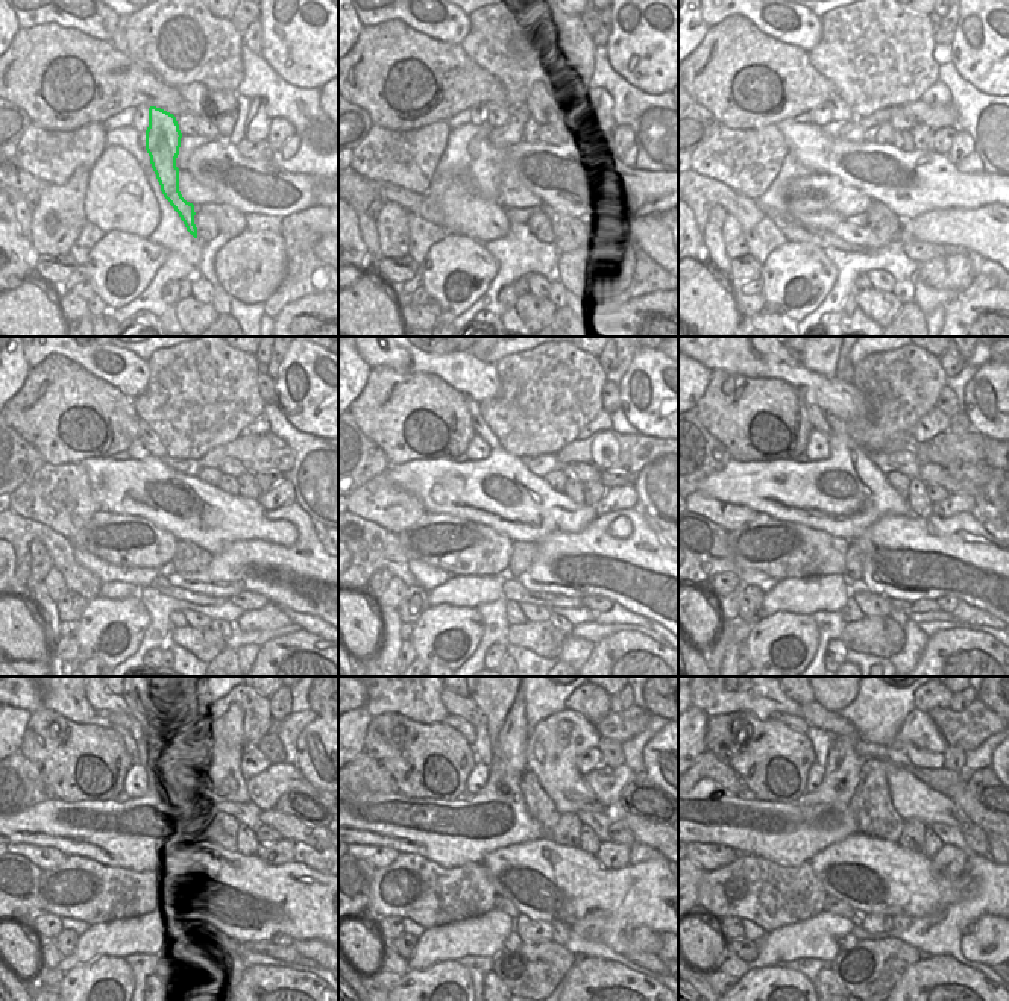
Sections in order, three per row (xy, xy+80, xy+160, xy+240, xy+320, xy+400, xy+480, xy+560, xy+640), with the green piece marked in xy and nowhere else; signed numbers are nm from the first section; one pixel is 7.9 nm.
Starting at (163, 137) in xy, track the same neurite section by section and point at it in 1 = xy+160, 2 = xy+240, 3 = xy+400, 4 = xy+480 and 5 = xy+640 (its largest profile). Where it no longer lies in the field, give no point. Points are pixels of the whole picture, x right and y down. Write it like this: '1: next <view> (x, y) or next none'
1: next xy+160 (839, 108)
2: next xy+240 (155, 446)
3: next xy+400 (818, 419)
4: next xy+480 (129, 737)
5: next xy+640 (800, 724)

